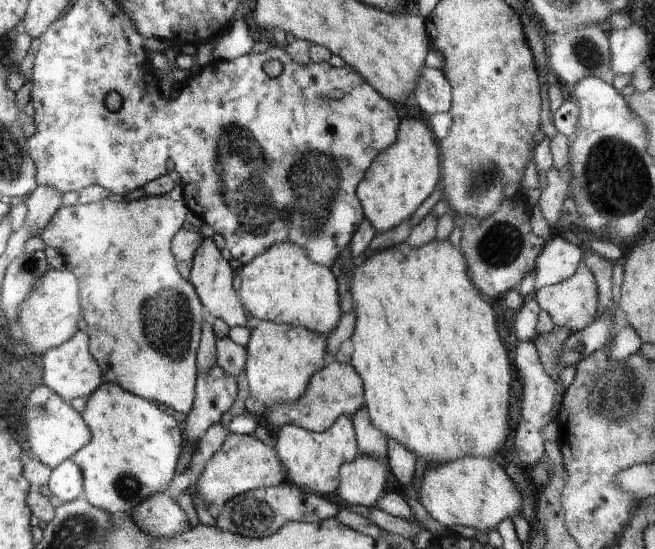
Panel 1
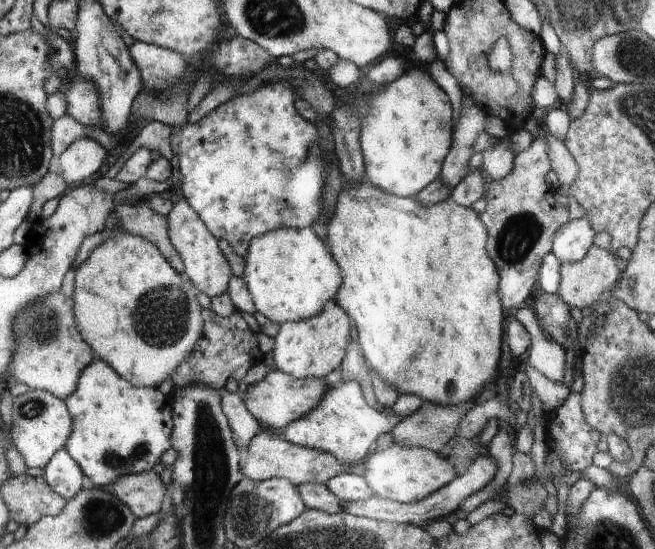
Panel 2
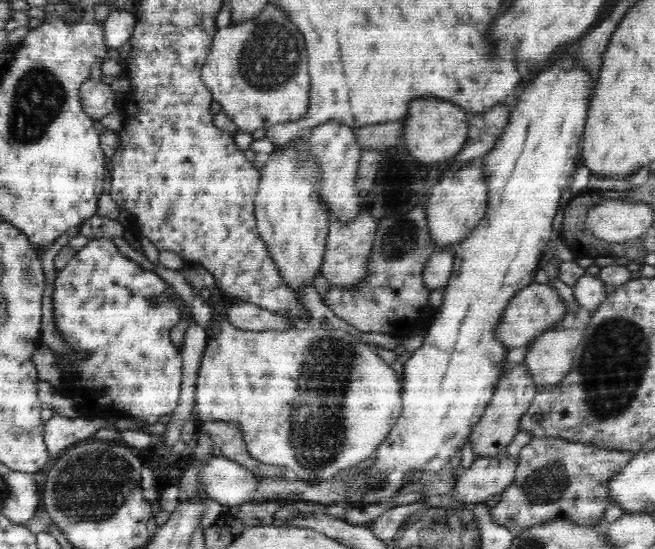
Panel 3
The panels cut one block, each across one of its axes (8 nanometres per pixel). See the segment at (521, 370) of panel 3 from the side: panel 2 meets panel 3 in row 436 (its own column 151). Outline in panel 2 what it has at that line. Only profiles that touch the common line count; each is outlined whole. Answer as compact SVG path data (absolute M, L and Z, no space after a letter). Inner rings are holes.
M154 471L142 474L122 476L118 482L106 486L111 494L117 497L137 519L158 513L161 509L166 487L159 474Z

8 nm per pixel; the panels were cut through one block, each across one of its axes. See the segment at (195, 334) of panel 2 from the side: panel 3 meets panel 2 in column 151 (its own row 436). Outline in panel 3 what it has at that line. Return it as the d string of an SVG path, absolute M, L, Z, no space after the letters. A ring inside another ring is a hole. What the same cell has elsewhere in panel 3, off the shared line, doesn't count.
M222 320L222 330L216 336L211 337L201 360L195 386L194 414L196 414L199 426L208 421L237 424L241 427L250 455L258 460L258 463L283 467L296 479L310 484L319 484L334 479L341 471L350 470L356 464L374 456L375 451L383 444L384 440L390 435L392 427L397 423L402 407L401 381L396 378L396 372L392 369L392 365L387 364L380 358L373 345L355 339L353 335L344 330L336 328L313 330L304 325L297 325L285 331L265 330L256 332L236 328L230 322Z

